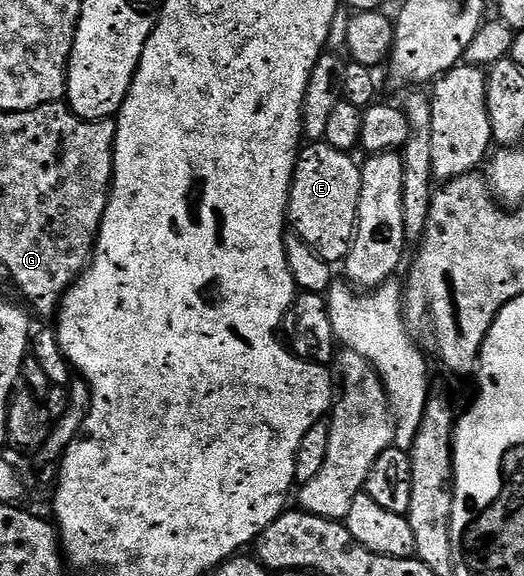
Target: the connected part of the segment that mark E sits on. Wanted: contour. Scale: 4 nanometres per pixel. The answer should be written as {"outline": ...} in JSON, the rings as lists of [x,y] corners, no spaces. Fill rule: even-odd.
{"outline":[[[328,142],[304,145],[295,162],[295,175],[291,181],[291,195],[287,205],[290,229],[313,252],[332,264],[342,263],[355,240],[355,221],[359,218],[361,196],[361,166],[345,150],[333,148]]]}

